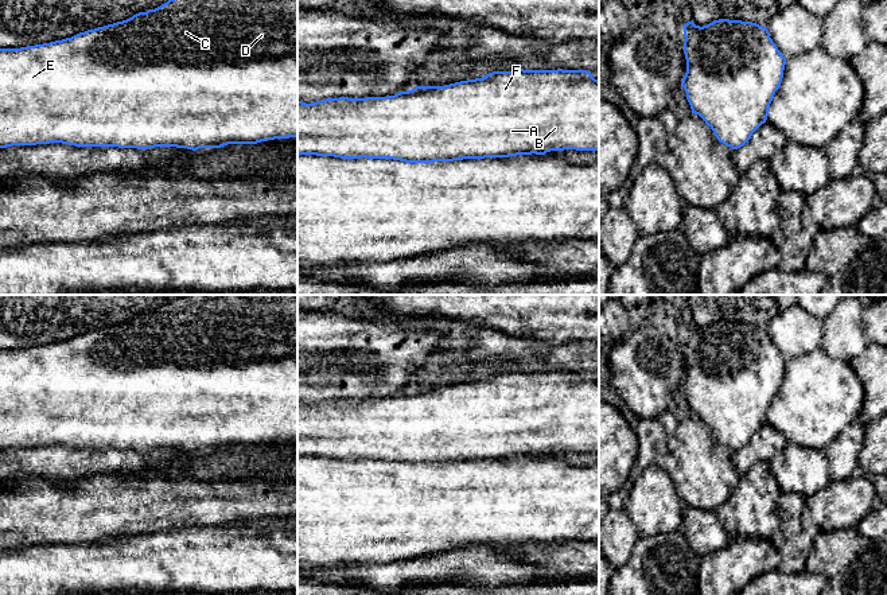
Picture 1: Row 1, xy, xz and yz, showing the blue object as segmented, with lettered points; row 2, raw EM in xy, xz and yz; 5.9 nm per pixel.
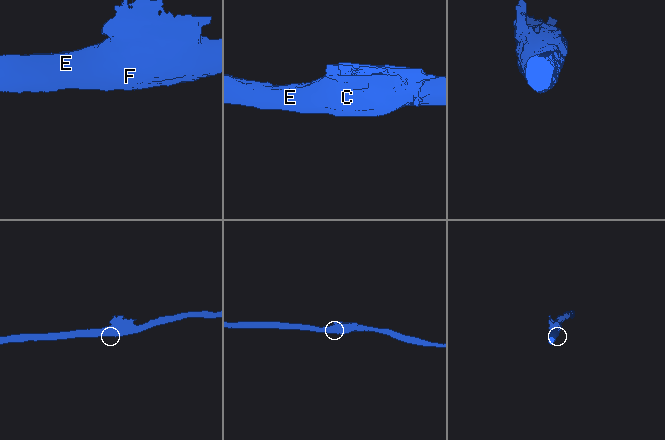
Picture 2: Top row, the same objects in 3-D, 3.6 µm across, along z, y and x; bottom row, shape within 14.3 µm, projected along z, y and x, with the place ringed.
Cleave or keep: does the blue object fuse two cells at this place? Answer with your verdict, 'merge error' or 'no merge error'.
no merge error

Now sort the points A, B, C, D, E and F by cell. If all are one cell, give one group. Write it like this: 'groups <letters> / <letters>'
groups A B C D E F

